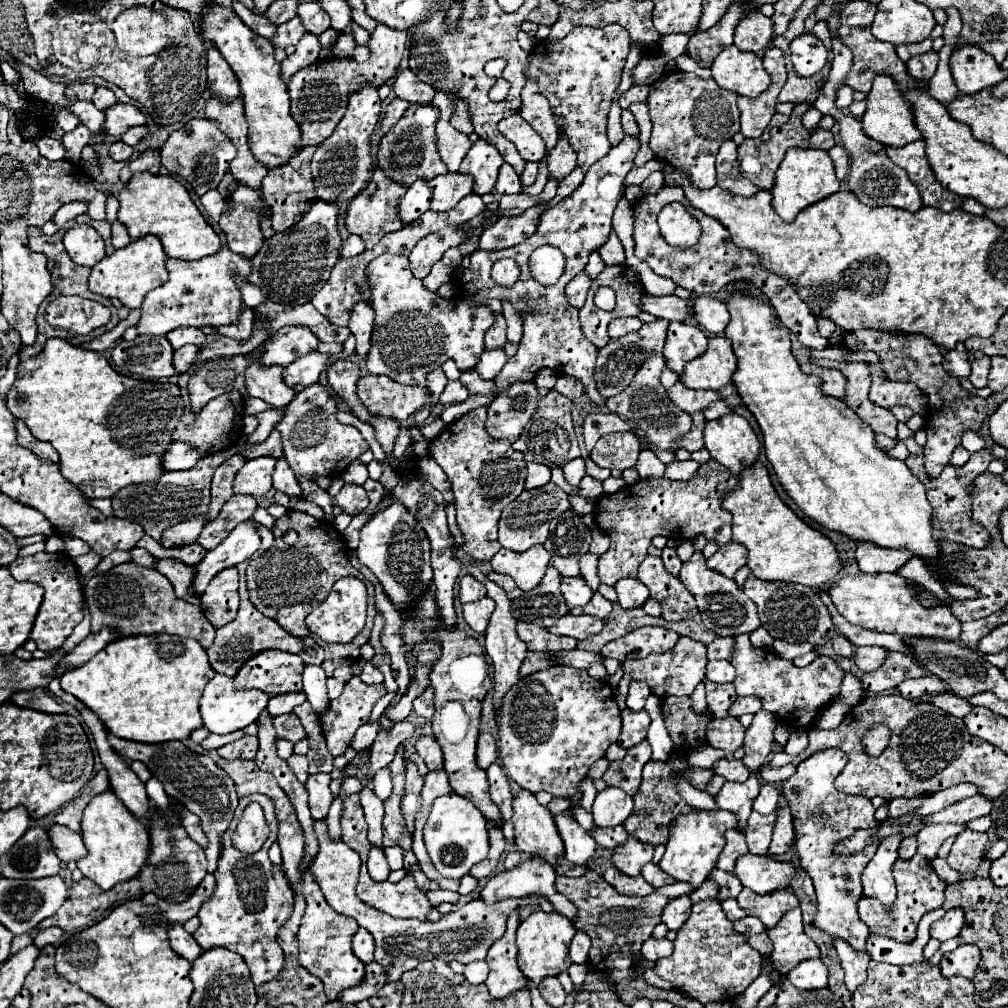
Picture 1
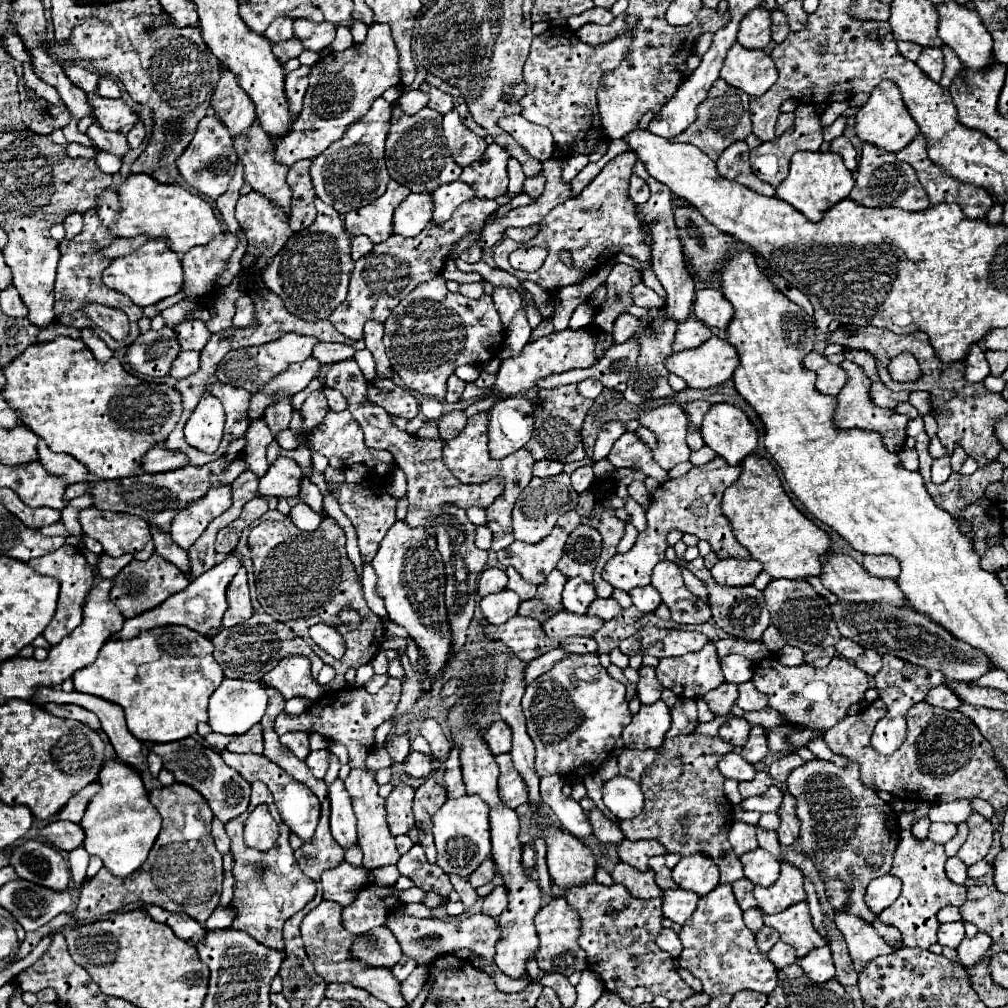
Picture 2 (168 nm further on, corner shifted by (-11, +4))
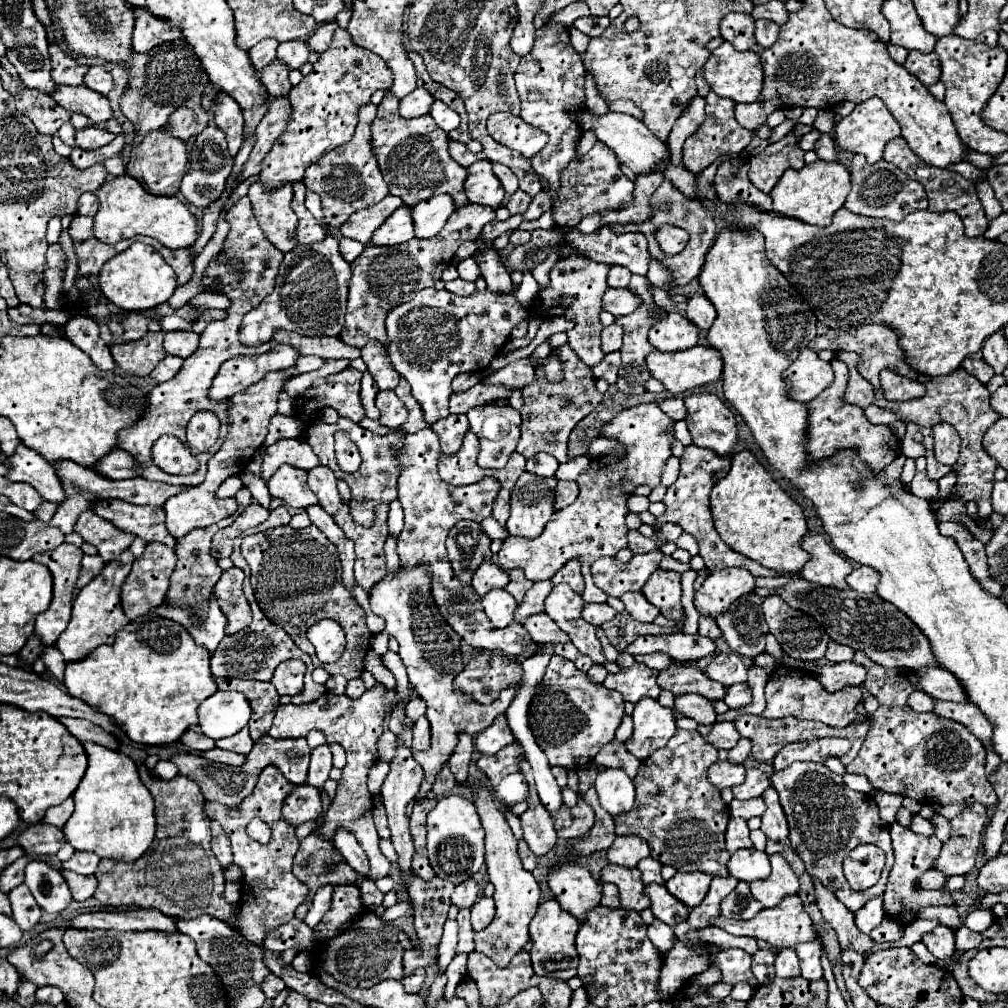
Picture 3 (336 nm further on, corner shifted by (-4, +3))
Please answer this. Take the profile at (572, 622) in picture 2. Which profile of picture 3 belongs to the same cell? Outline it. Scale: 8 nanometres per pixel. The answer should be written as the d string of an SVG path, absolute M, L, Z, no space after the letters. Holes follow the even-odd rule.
M545 613L531 615L529 619L523 621L523 627L531 635L531 639L535 643L539 643L539 645L545 645L545 643L567 643L569 641L569 635L565 635L557 627L557 623L553 623L553 619L549 619Z

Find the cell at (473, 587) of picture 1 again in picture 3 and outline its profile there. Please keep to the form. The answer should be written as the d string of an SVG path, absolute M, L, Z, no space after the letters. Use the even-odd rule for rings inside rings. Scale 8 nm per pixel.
M487 561L487 563L481 563L479 569L475 571L473 575L473 581L471 585L475 587L475 591L483 597L487 595L491 589L495 587L505 587L509 583L509 573L503 571L499 565Z

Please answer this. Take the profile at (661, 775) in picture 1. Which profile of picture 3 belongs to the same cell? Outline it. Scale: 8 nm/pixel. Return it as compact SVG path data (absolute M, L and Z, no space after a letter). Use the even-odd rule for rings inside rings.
M679 729L665 747L657 749L651 757L641 761L641 767L633 779L635 789L637 789L635 805L629 813L621 813L613 817L615 833L617 835L641 835L649 843L653 859L661 861L663 865L675 867L679 873L703 871L713 877L715 875L727 877L729 875L727 873L729 851L725 849L725 829L729 821L729 811L721 799L719 789L707 781L707 769L715 761L717 761L715 747L709 747L709 743L705 743L697 731Z

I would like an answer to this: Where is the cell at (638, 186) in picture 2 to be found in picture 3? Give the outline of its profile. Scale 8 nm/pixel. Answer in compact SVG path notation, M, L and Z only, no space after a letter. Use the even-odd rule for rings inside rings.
M597 141L583 157L573 157L573 161L561 171L561 187L553 193L553 221L559 227L575 227L581 217L625 207L633 201L633 181L629 181L617 163L617 157Z

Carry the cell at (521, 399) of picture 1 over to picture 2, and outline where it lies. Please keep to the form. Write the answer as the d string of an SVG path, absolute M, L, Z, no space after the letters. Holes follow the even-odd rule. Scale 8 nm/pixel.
M518 394L516 398L506 398L504 402L498 402L490 412L488 418L488 448L490 448L490 456L492 458L504 458L512 452L516 452L518 448L522 448L528 438L532 438L532 428L534 428L534 406L532 400Z

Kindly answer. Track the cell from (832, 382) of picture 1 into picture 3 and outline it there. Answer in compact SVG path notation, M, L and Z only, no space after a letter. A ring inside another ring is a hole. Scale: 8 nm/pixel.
M803 349L791 367L783 371L783 379L789 387L789 397L807 403L833 383L833 369L827 361L821 361L815 351Z

